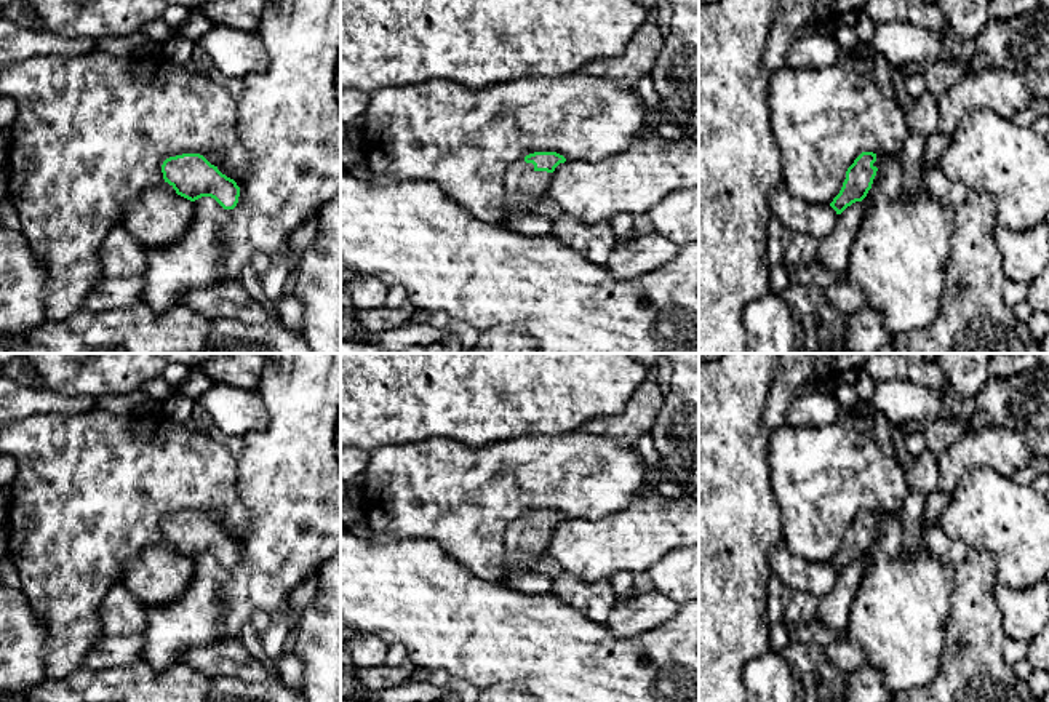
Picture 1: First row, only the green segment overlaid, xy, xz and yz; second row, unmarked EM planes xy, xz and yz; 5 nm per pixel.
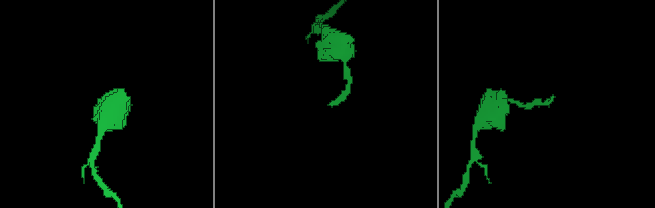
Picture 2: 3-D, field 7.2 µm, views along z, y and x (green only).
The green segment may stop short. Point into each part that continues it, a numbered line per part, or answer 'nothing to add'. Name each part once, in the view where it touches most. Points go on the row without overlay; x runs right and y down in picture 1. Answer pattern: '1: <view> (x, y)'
1: xz (523, 544)

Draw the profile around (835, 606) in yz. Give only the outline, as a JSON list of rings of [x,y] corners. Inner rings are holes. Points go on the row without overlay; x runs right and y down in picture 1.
[[[856,560],[848,564],[835,580],[835,587],[819,598],[817,620],[830,630],[846,635],[851,617],[851,606],[867,569],[867,560]]]

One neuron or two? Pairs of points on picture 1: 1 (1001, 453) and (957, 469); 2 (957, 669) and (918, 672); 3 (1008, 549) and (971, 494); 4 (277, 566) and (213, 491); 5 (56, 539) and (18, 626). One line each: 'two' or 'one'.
1: one
2: two
3: one
4: two
5: two

